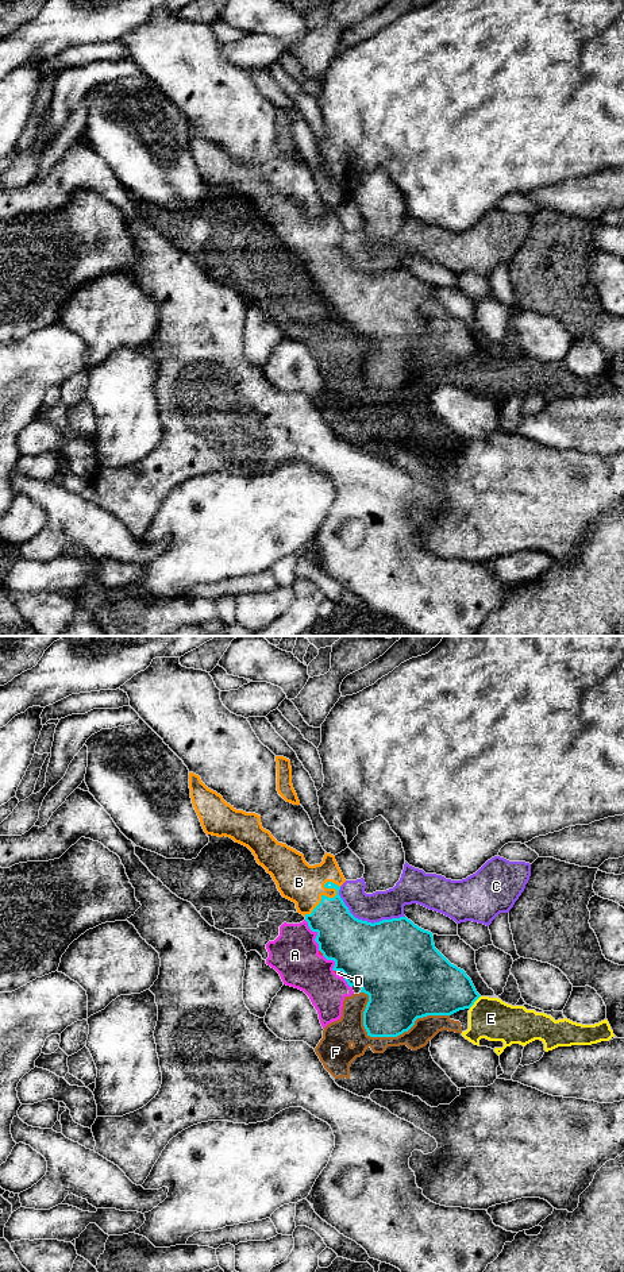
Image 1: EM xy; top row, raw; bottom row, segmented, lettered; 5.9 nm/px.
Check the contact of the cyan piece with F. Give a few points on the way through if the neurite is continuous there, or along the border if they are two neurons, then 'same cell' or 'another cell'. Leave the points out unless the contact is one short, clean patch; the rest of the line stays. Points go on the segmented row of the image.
another cell

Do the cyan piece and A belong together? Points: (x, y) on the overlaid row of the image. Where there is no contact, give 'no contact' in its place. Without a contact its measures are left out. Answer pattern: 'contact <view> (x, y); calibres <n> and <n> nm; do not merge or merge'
contact xy (318, 935); calibres 320 and 280 nm; do not merge

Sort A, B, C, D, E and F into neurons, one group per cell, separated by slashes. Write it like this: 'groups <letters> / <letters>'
groups A E F / B / C / D

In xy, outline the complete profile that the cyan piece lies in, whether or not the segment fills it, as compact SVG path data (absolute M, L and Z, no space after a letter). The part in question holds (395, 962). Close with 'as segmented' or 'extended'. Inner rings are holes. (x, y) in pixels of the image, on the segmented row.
M189 772L189 789L193 807L207 834L230 837L247 847L259 866L271 875L281 895L296 903L297 913L305 917L308 926L317 936L315 941L327 960L334 960L334 971L342 971L350 987L359 986L369 995L363 1011L363 1026L370 1037L397 1037L408 1032L417 1018L427 1015L451 1015L459 1010L470 1009L481 997L466 972L451 964L434 944L431 932L415 925L407 917L367 922L355 918L339 895L340 886L346 882L335 856L324 855L320 864L309 866L304 855L286 844L278 843L269 830L262 828L261 816L236 810L220 794L208 789L199 775Z; extended

